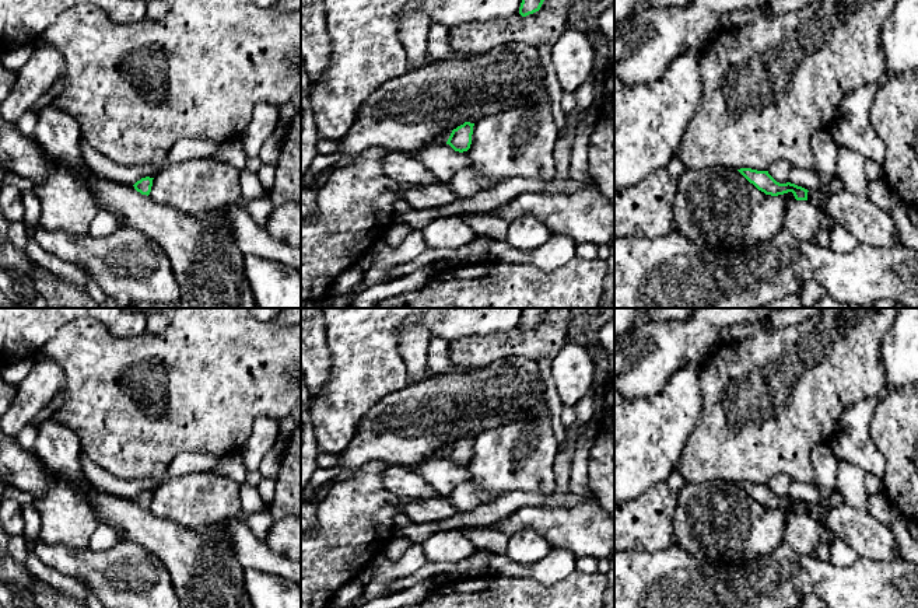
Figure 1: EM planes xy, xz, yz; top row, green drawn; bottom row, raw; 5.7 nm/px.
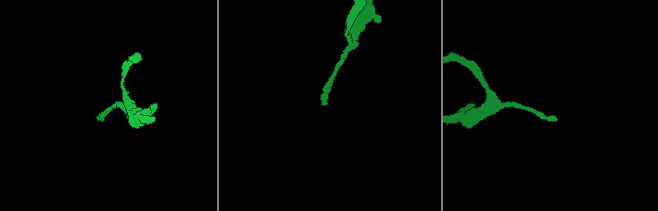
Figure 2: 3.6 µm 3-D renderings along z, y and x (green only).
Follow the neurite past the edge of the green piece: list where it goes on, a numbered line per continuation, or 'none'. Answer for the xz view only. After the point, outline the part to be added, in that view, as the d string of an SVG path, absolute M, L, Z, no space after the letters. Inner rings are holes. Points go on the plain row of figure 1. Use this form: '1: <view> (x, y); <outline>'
none

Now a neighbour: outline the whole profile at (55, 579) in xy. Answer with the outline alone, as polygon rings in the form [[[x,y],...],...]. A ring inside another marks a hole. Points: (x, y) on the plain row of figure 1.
[[[27,539],[27,545],[28,558],[24,563],[36,579],[85,602],[88,590],[80,580],[45,566],[35,555],[35,545],[29,539]]]

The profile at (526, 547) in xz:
[[[523,528],[509,537],[505,556],[523,566],[542,560],[551,551],[547,539],[533,528]]]

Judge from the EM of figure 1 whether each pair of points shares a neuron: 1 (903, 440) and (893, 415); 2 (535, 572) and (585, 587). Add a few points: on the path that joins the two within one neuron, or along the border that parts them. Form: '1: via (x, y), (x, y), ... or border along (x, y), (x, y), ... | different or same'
1: via (903, 434), (903, 425), (899, 420) | same
2: border along (575, 569), (552, 584), (542, 584), (528, 577) | different

